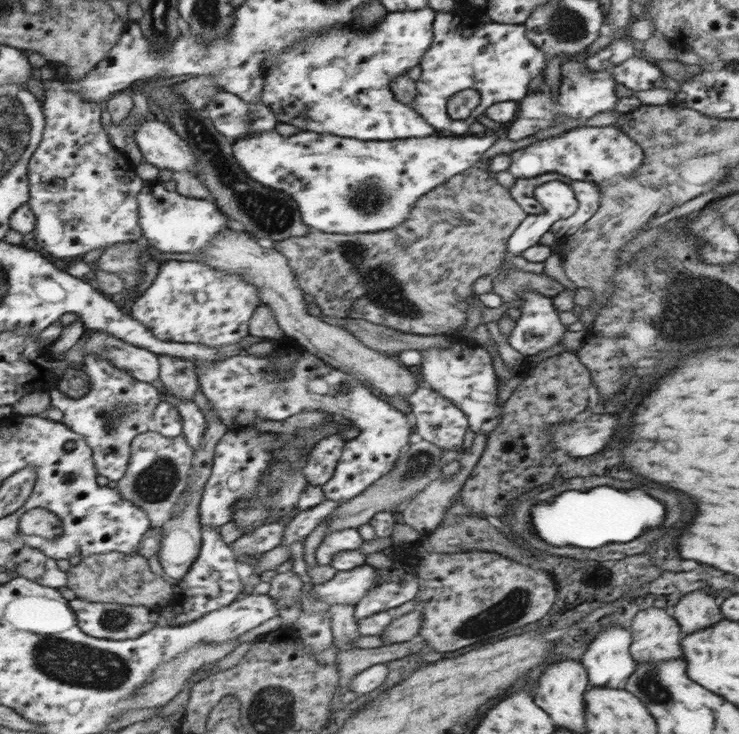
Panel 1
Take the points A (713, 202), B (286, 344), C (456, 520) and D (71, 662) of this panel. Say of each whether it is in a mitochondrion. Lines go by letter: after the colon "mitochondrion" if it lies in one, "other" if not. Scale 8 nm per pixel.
A: other
B: other
C: mitochondrion
D: mitochondrion

